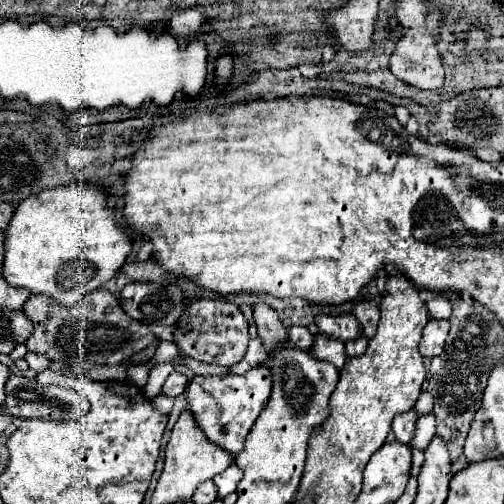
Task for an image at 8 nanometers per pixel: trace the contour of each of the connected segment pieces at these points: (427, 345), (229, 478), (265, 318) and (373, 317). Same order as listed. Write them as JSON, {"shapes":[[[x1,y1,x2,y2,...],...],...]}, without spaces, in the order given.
{"shapes":[[[430,319,424,327,422,339,420,339,420,353,424,357,436,357,444,349,444,341,448,335,450,323,446,319]],[[230,465,224,473,216,475,216,477,214,477,214,483,216,483,216,487,218,487,218,499,224,499,226,495,234,493,240,479,242,479,242,469,236,467,236,465]],[[266,303,254,305,252,311,254,311,254,321,258,327,258,335,264,341,264,347,274,349,276,345,280,345,286,339,286,327,280,323,278,313]],[[362,301,362,303,354,305,352,313,362,323,362,333,370,339,376,333,376,327,378,327,378,317,380,317,378,305,372,303,372,301]]]}

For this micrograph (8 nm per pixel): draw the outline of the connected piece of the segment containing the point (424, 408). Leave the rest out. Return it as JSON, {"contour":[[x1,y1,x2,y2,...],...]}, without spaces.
{"contour":[[424,391,418,399,418,403,414,405,414,409,420,413,420,415,426,415,426,413,432,413,432,395,428,391]]}

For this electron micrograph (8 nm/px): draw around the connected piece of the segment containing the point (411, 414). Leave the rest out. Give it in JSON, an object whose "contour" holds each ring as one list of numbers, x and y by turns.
{"contour":[[410,409,408,413,400,413,394,417,392,421,392,431,396,433,396,439,400,443,410,443,414,433,416,433,416,421,418,421,418,413,414,409]]}

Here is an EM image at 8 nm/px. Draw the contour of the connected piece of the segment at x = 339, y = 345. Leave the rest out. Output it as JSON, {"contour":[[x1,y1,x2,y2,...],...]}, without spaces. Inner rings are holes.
{"contour":[[316,335,314,347,312,347,312,355,322,359,322,361,330,361,338,369,342,369,344,361,346,361,344,343,336,341,336,339,330,339,330,337,324,337,324,335]]}

